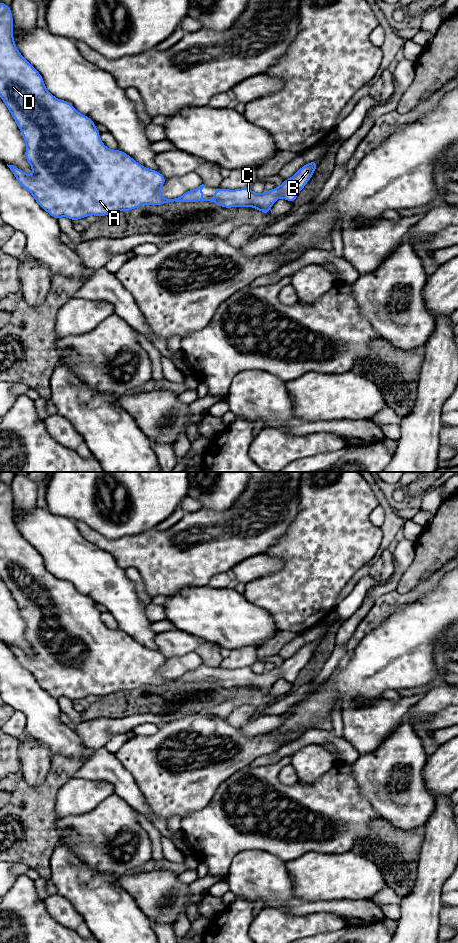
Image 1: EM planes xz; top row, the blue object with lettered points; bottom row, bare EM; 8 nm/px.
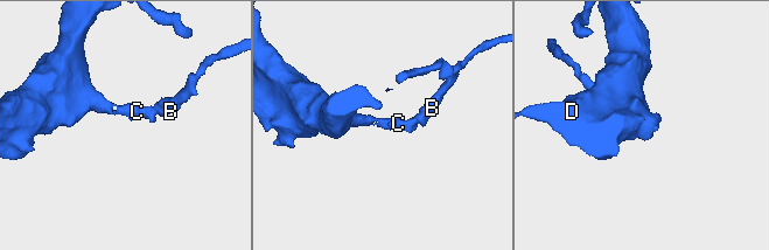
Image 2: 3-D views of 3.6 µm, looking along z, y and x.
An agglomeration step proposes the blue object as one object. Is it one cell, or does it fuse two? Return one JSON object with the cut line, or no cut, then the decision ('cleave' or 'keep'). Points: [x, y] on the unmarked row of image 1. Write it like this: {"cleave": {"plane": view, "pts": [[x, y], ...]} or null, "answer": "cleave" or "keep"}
{"cleave": null, "answer": "keep"}

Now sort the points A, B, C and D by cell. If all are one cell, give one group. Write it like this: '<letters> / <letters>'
A B C D

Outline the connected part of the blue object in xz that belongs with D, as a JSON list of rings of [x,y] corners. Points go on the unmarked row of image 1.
[[[0,481],[0,577],[8,588],[21,610],[26,624],[25,639],[31,645],[33,656],[28,656],[24,651],[14,645],[8,645],[18,663],[28,670],[35,681],[56,700],[65,696],[73,701],[90,695],[103,697],[118,691],[126,692],[136,689],[142,685],[163,685],[168,682],[200,682],[211,681],[223,688],[253,687],[268,695],[271,687],[280,677],[292,683],[299,672],[311,659],[318,641],[312,641],[302,646],[295,655],[284,660],[284,662],[264,673],[257,674],[250,667],[229,670],[218,668],[214,671],[211,679],[204,679],[202,669],[206,666],[200,665],[196,669],[189,670],[175,679],[167,679],[159,673],[159,669],[166,663],[167,659],[157,650],[151,650],[136,642],[125,632],[118,629],[113,630],[106,627],[100,620],[100,613],[95,603],[89,597],[79,593],[75,587],[64,580],[54,577],[45,567],[41,554],[20,534],[13,517],[13,496],[11,488]]]

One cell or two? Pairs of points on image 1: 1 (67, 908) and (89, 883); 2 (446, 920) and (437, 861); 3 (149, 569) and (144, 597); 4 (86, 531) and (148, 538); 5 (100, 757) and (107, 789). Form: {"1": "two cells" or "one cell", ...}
{"1": "two cells", "2": "two cells", "3": "two cells", "4": "one cell", "5": "two cells"}

